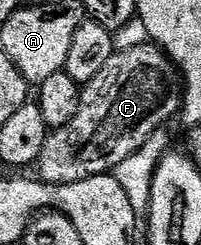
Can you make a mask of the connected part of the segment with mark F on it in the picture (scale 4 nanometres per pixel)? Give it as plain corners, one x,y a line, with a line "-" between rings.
156,44
117,50
95,80
84,83
79,112
70,126
52,131
43,144
43,152
35,163
40,181
78,182
96,174
116,171
117,165
131,156
147,139
154,137
164,122
178,117
183,106
183,79
172,60

